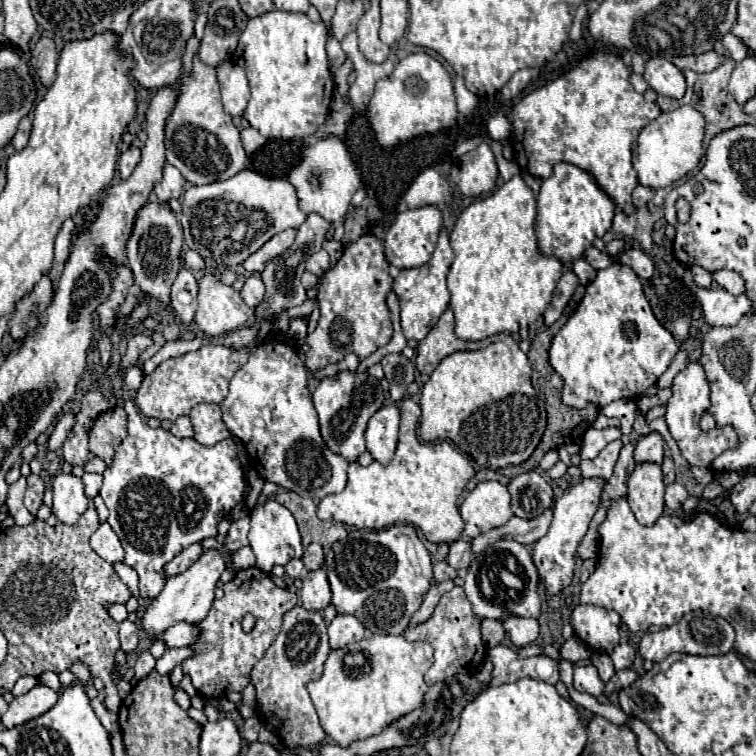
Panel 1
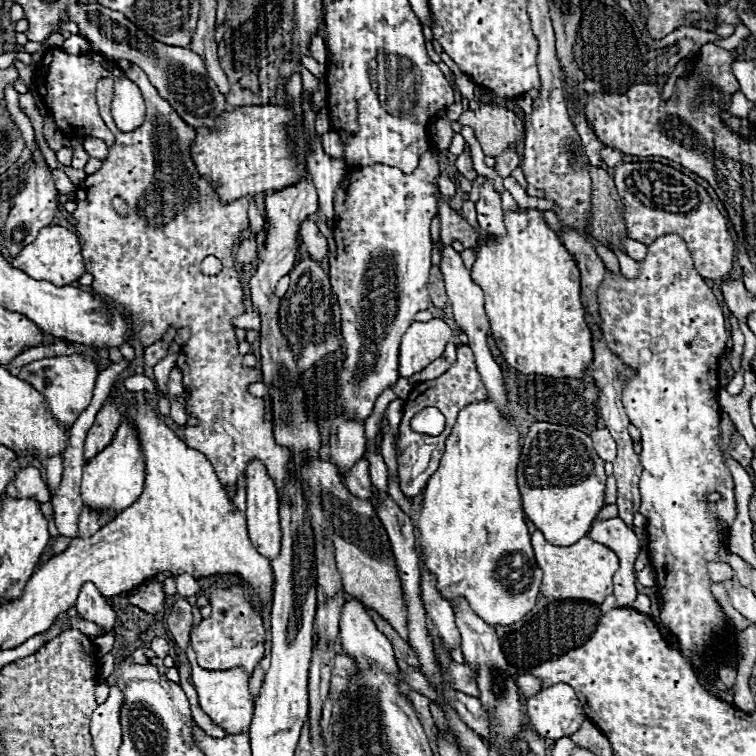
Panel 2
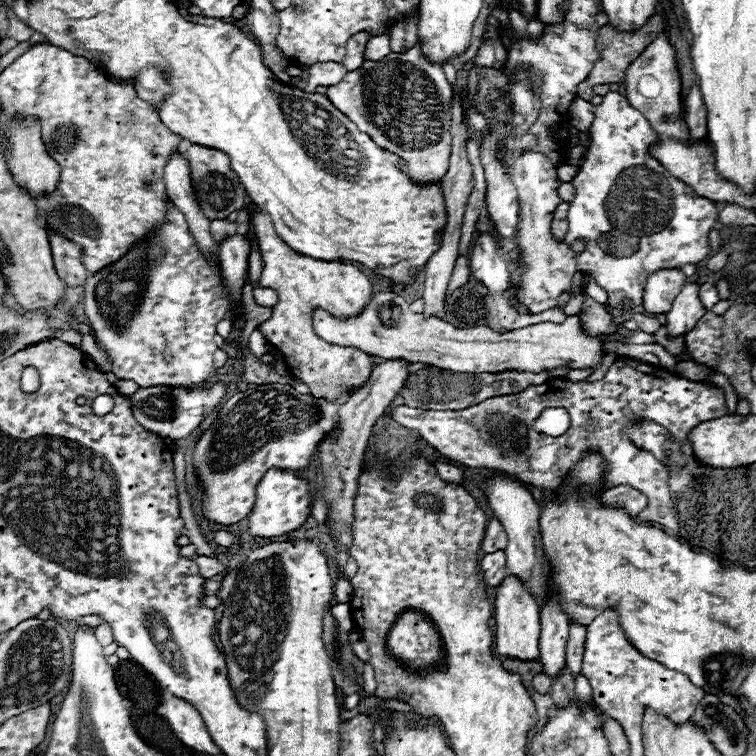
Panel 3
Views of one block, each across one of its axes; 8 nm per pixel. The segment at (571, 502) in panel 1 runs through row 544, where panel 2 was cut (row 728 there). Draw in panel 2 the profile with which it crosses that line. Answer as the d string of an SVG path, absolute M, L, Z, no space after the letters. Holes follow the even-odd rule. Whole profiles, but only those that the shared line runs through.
M554 684L542 688L526 702L532 728L544 736L558 740L572 736L586 720L584 708L568 684Z

